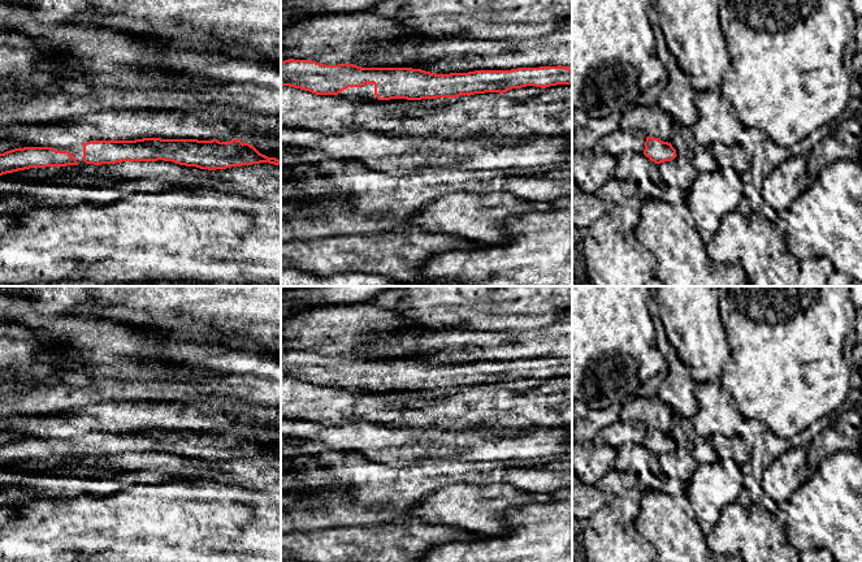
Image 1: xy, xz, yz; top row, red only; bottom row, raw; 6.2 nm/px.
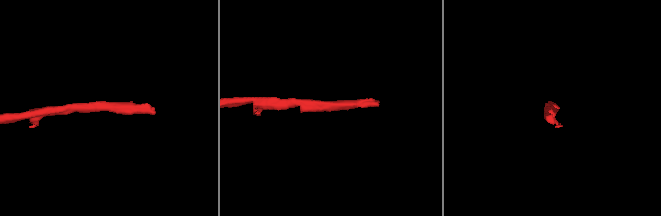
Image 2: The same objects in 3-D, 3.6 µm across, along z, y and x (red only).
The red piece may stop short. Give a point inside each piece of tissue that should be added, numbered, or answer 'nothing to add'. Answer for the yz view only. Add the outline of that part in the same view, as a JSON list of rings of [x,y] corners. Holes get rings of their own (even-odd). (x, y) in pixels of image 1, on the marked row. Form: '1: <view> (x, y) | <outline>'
nothing to add

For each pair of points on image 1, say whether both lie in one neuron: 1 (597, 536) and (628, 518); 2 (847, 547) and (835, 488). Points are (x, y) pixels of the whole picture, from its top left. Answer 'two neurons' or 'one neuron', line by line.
1: two neurons
2: one neuron

